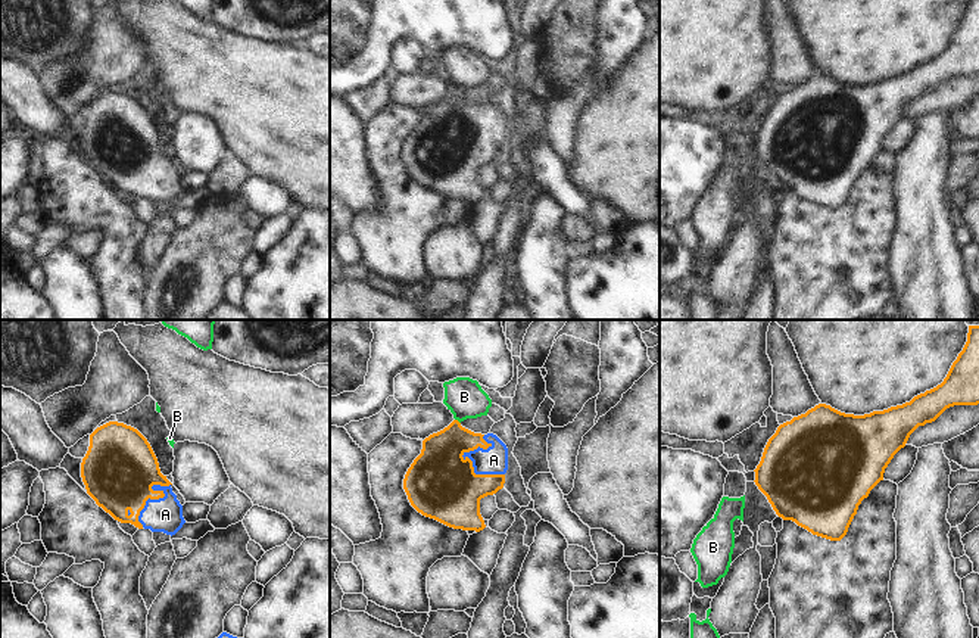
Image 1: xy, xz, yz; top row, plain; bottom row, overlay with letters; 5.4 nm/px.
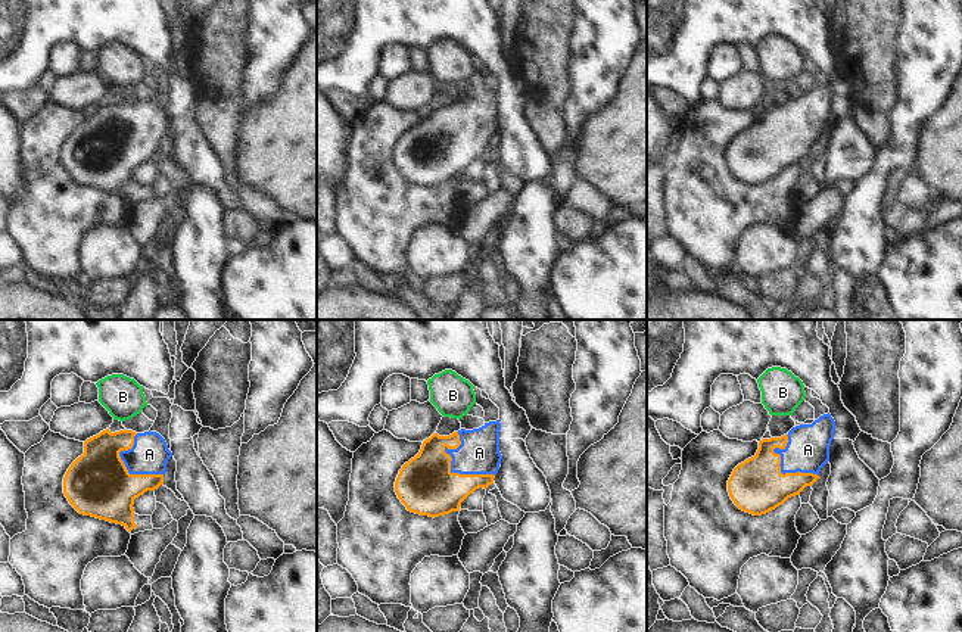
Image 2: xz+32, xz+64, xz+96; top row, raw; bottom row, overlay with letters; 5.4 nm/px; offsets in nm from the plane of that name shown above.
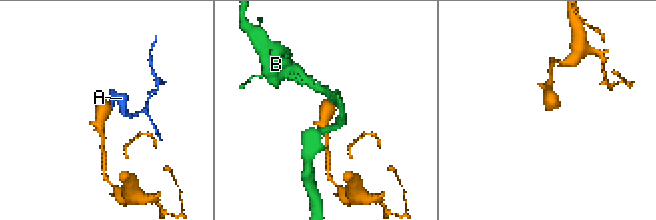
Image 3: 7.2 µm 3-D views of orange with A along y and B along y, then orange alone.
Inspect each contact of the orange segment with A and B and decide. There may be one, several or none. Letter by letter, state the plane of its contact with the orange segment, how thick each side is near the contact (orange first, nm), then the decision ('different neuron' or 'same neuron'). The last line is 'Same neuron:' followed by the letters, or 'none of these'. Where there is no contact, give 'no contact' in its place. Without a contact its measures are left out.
A: xz | 380/150 nm | same neuron
B: xz | 260/220 nm | different neuron
Same neuron: A

